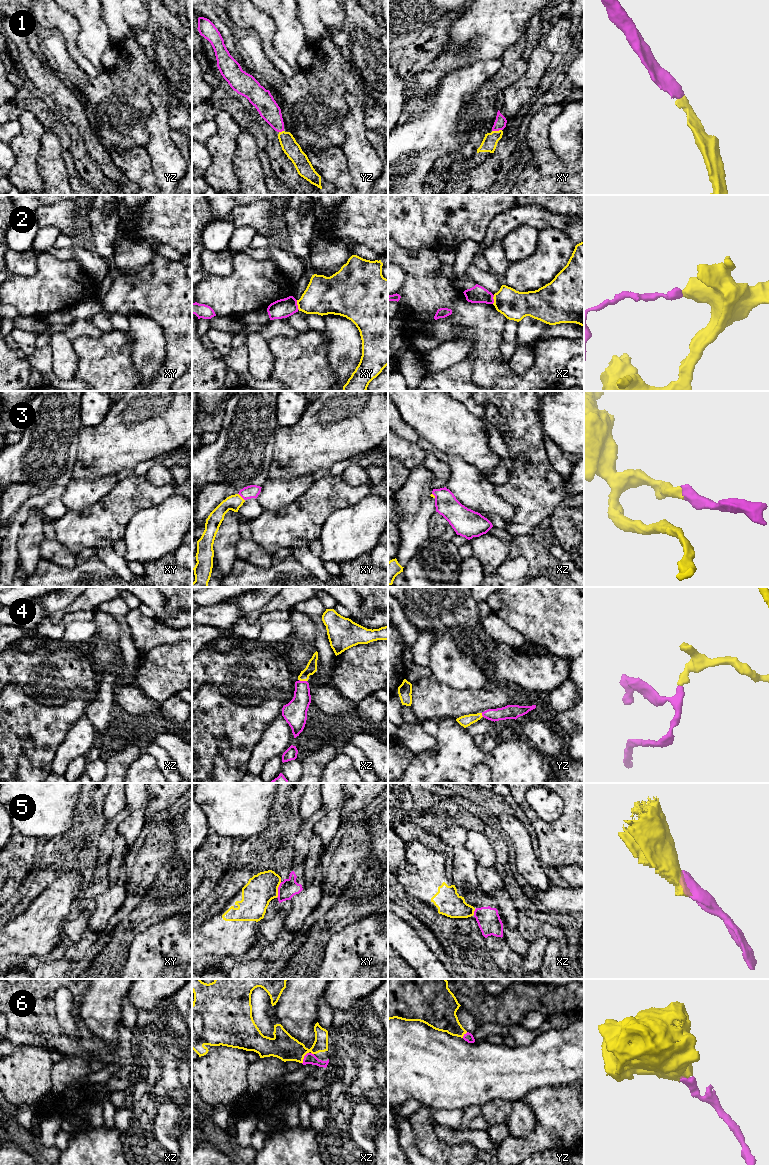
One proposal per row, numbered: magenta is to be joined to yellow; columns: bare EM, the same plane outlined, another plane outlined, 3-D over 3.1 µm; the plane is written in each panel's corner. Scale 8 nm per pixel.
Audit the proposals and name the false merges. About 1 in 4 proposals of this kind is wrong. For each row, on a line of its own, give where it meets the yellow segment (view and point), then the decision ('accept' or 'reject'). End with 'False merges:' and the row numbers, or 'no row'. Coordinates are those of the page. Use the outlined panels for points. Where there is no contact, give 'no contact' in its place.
1: xy (496, 131) | accept
2: xy (297, 304) | reject
3: xy (241, 497) | accept
4: xz (303, 680) | accept
5: xy (277, 890) | reject
6: xz (303, 1058) | accept
False merges: 2, 5

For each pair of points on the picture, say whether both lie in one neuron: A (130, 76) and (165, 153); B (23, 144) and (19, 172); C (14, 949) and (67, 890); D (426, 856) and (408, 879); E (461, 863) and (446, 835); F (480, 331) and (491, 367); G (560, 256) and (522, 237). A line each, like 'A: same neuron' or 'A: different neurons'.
A: different neurons
B: same neuron
C: same neuron
D: same neuron
E: same neuron
F: same neuron
G: same neuron

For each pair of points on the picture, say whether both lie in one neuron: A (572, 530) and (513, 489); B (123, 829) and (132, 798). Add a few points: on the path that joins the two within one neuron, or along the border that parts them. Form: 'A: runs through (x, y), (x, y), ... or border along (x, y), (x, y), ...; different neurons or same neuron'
A: border along (559, 504), (549, 515); different neurons
B: runs through (131, 821), (134, 818), (134, 806); same neuron

